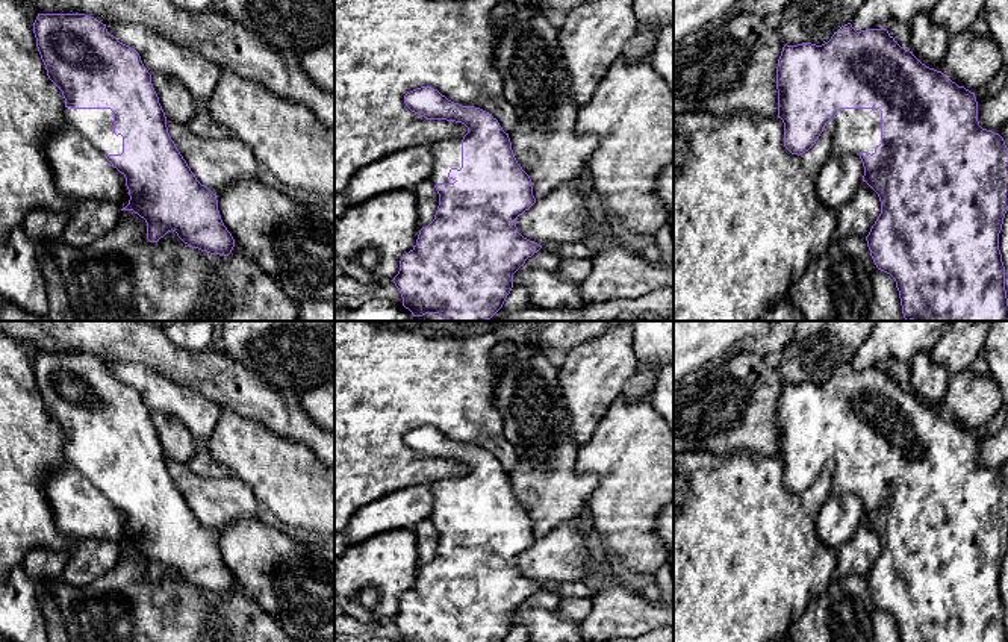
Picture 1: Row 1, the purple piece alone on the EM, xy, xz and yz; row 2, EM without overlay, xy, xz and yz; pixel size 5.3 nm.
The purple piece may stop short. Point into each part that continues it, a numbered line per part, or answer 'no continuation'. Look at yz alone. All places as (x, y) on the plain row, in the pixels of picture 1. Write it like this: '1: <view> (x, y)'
1: yz (857, 470)

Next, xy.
1: xy (96, 464)

